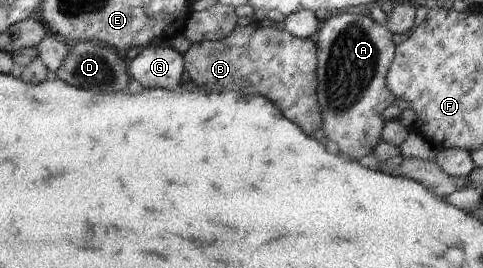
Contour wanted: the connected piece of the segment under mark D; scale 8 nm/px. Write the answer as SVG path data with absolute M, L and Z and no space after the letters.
M79 41L75 46L71 47L63 66L52 75L52 77L63 80L67 84L91 90L91 92L121 92L121 90L128 90L130 75L127 74L125 62L119 58L119 54L115 49L108 47L100 42Z

